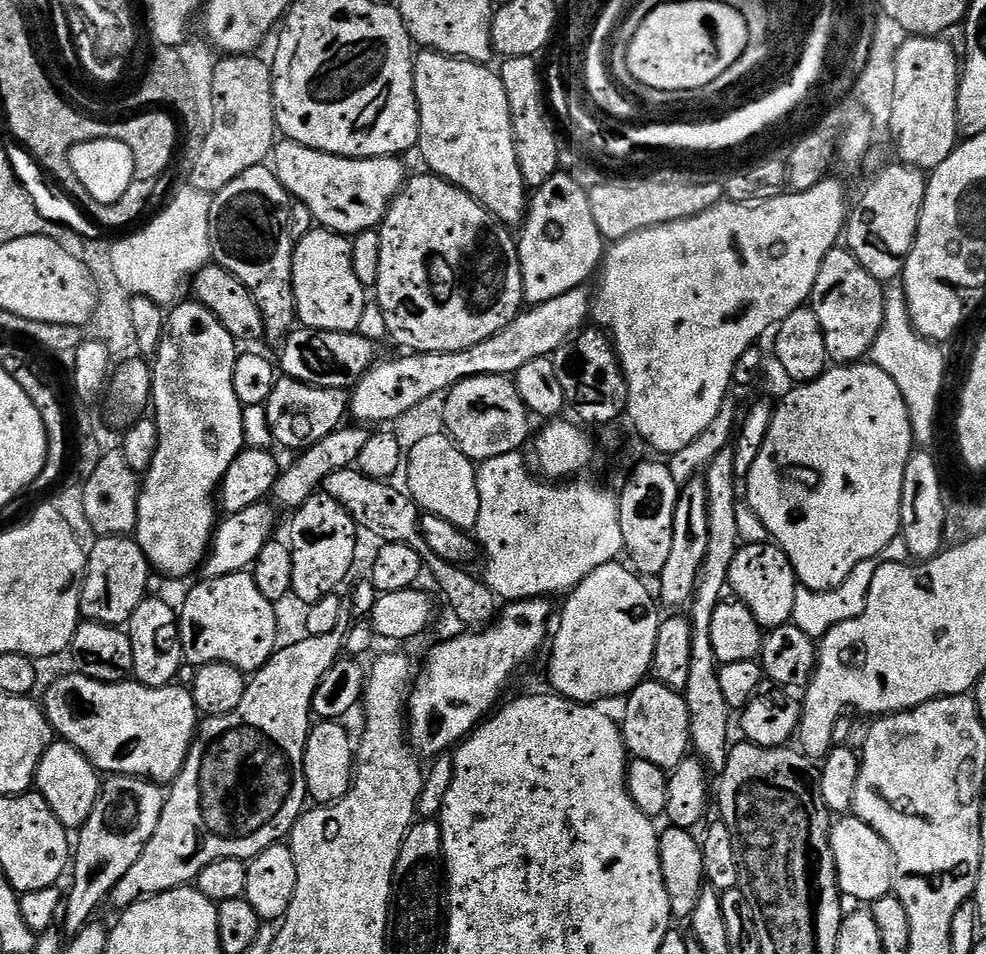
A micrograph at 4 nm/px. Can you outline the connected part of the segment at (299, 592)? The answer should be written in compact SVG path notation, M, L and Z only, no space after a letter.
M323 490L317 491L301 508L295 509L292 516L292 540L290 547L294 558L294 578L292 579L291 595L297 596L304 606L317 604L324 596L331 596L337 591L336 587L348 576L352 563L356 560L356 533L358 527L350 514L342 505L335 501Z

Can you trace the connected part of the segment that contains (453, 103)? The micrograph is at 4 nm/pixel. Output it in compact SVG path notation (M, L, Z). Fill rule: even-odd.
M420 50L415 53L412 73L414 74L416 101L420 107L420 143L418 145L418 153L420 152L421 158L428 163L427 171L429 173L441 176L443 180L449 180L451 184L463 188L464 191L472 195L479 204L486 206L486 210L493 212L503 224L516 226L523 221L526 215L526 209L530 203L530 189L524 182L524 175L520 169L520 163L518 162L516 135L512 129L512 111L510 110L508 95L506 94L504 84L500 80L499 75L497 75L493 69L491 72L490 69L491 67L476 64L473 60L461 60L458 56L447 56L441 52Z

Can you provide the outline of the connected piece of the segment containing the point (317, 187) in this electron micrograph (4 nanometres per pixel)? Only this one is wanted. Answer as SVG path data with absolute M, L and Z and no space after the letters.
M287 138L281 139L273 147L270 157L271 167L289 197L304 204L319 227L349 238L356 237L359 232L379 229L384 223L396 195L406 183L402 161L394 156L375 156L369 160L335 156Z

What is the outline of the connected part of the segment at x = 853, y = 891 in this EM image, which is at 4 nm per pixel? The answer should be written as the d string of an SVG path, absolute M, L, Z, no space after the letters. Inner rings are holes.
M844 814L833 823L828 841L836 863L836 880L840 891L852 900L871 902L889 895L896 883L896 859L890 846L871 826L854 814Z

